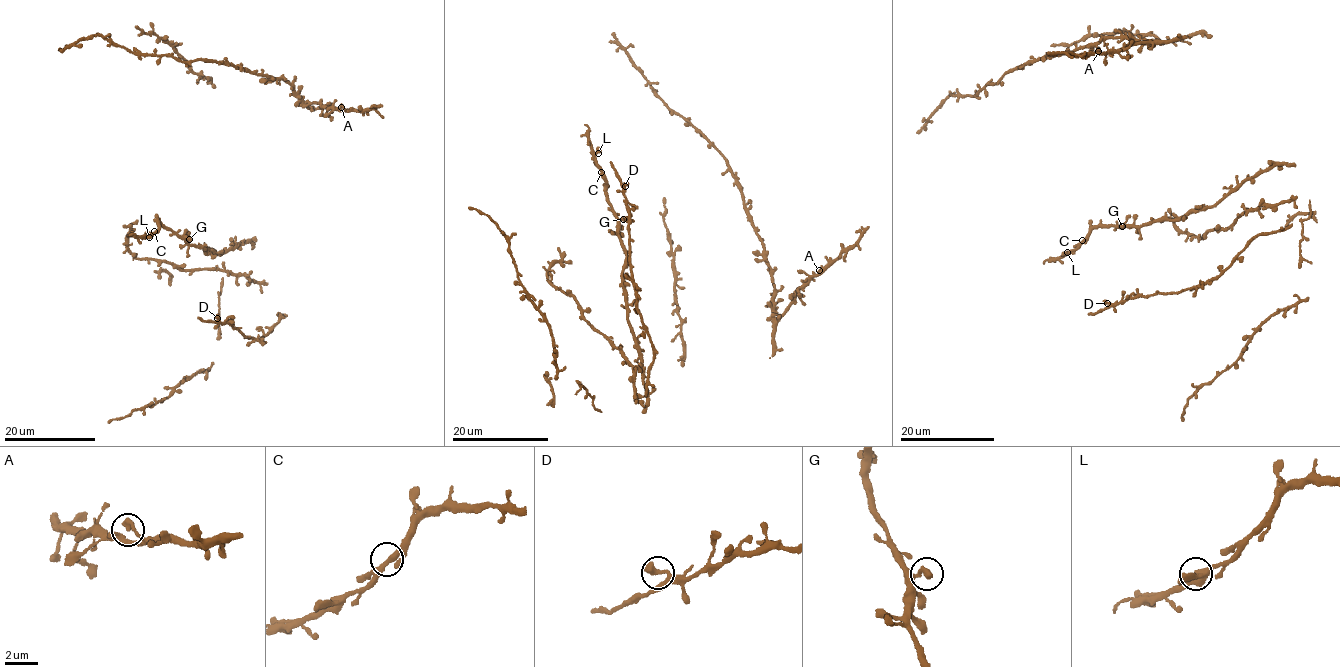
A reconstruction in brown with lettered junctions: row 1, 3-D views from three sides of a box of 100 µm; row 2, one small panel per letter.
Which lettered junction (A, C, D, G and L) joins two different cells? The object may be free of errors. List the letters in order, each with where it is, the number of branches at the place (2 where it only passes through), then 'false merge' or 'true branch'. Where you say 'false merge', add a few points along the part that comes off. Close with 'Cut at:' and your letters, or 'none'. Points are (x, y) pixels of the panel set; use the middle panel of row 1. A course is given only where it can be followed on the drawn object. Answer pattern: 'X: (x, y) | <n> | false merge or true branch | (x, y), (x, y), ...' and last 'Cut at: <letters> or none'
A: (819, 270) | 1 | true branch
C: (601, 172) | 2 | true branch
D: (625, 186) | 1 | true branch
G: (623, 219) | 1 | true branch
L: (598, 153) | 1 | true branch
Cut at: none

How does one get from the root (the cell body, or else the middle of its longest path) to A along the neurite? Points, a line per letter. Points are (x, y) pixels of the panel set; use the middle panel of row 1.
A: (700, 136), (726, 161), (762, 243), (774, 288), (774, 315), (784, 315), (819, 270)

